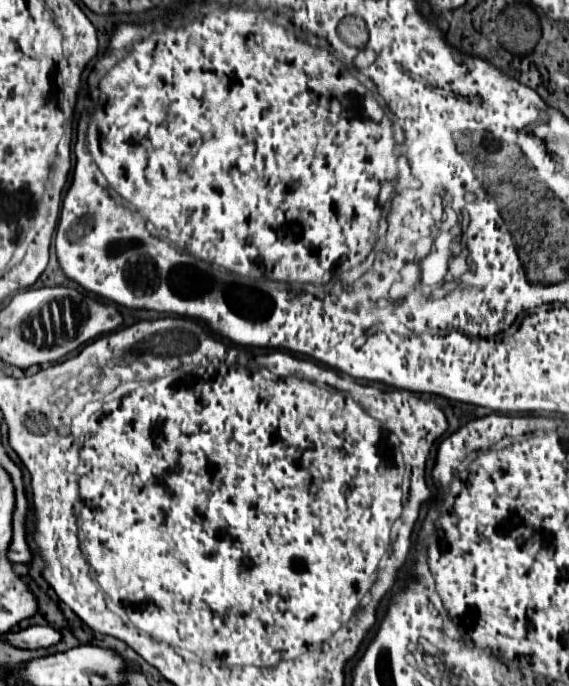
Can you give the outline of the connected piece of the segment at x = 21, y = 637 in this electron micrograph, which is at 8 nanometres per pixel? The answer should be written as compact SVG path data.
M35 625L35 627L23 629L19 633L7 633L1 639L9 641L11 645L21 647L21 649L39 649L39 647L57 645L61 641L61 633L57 629L53 629L53 627Z

